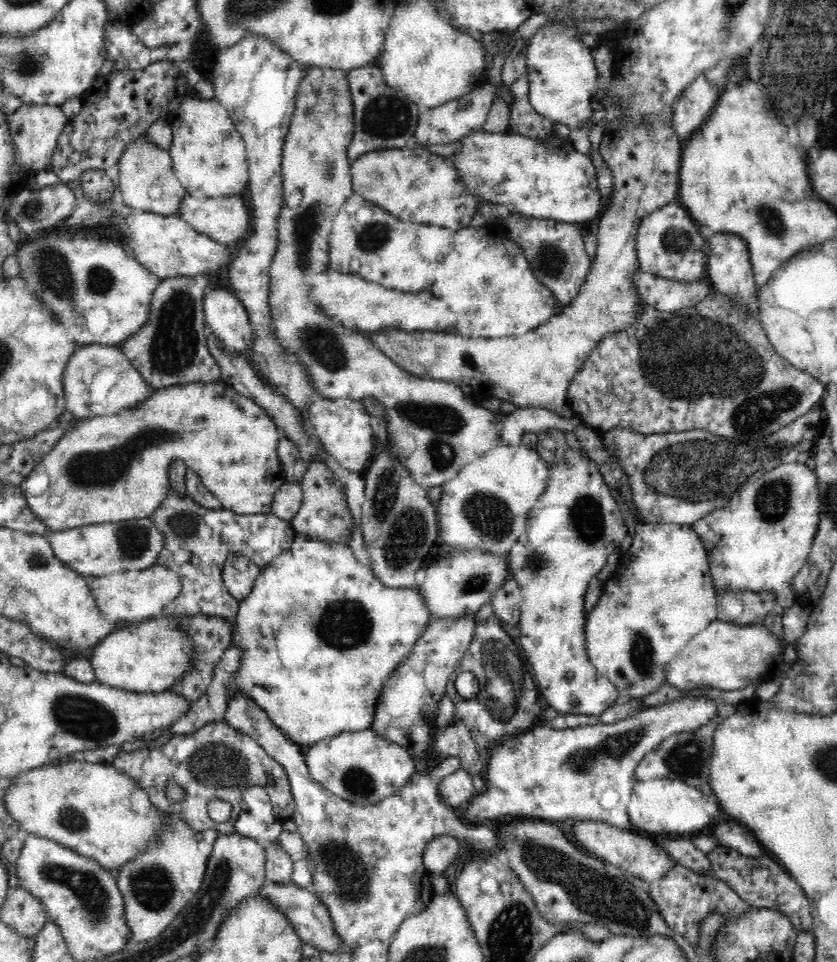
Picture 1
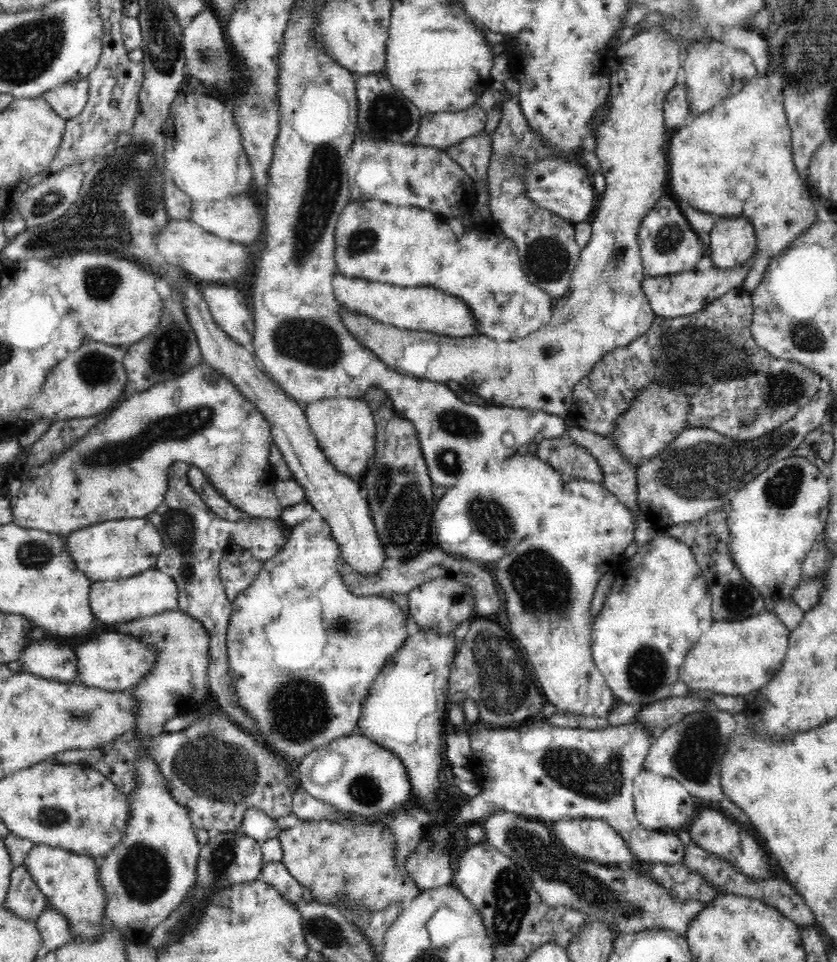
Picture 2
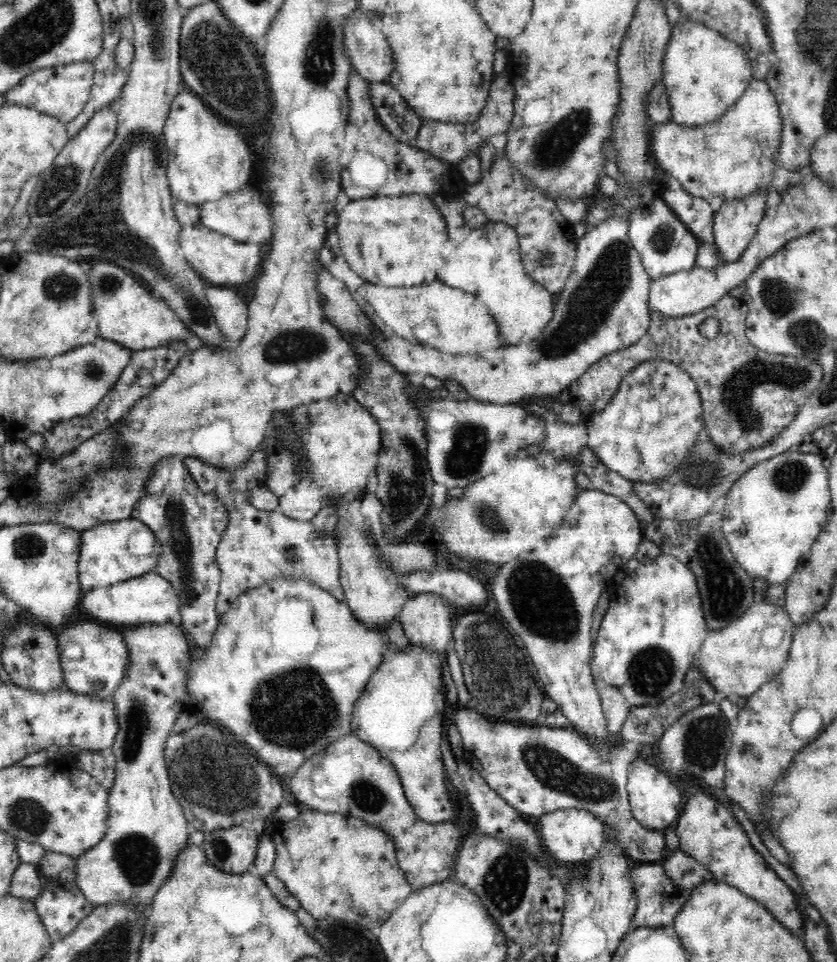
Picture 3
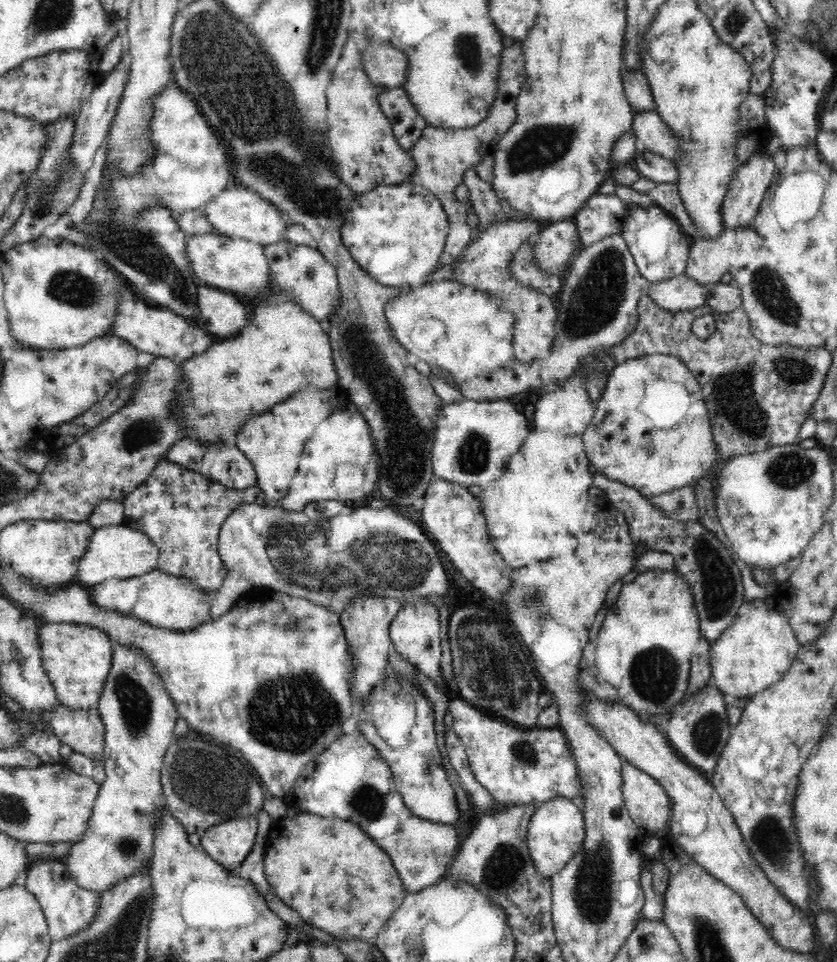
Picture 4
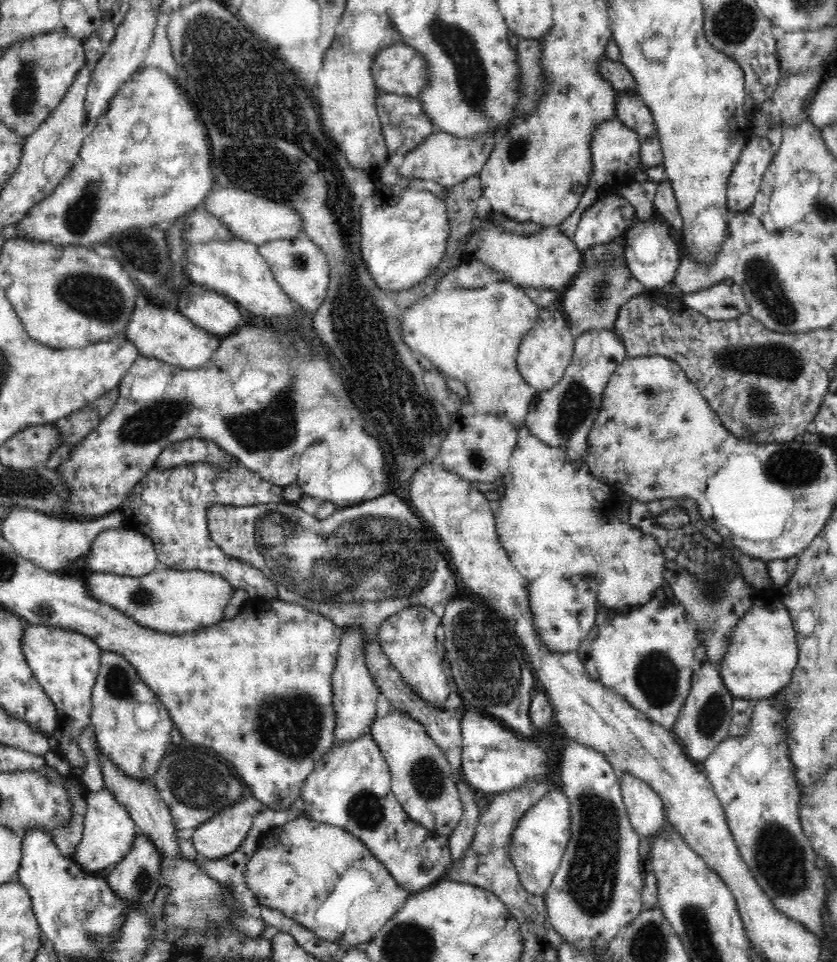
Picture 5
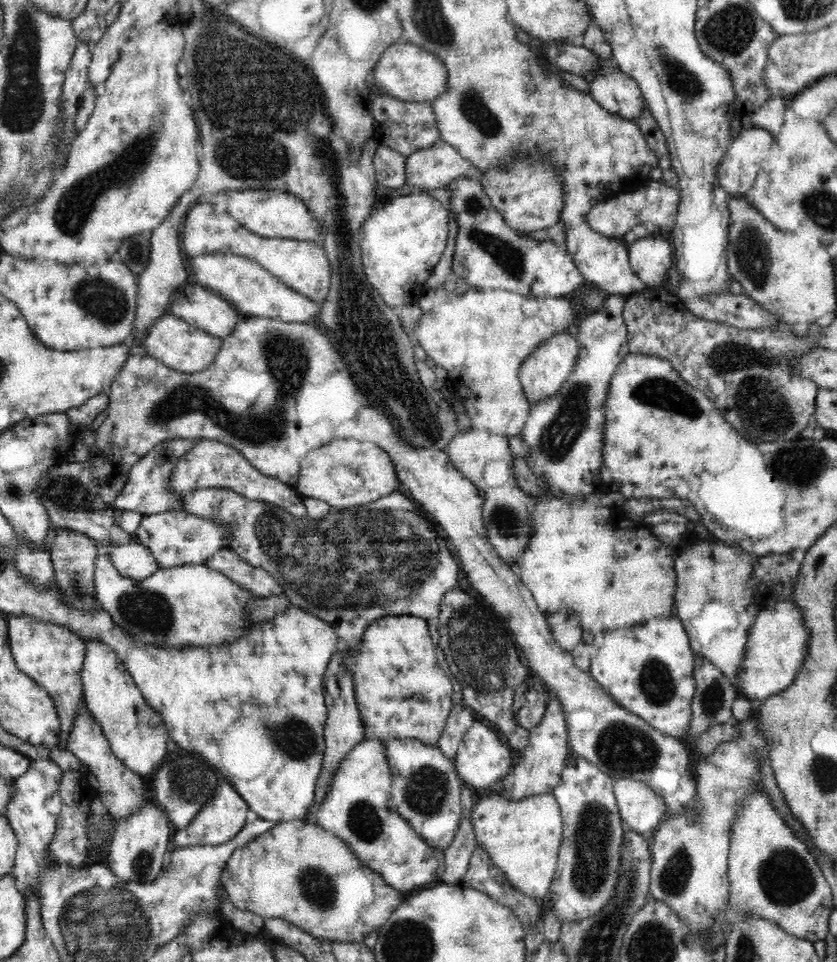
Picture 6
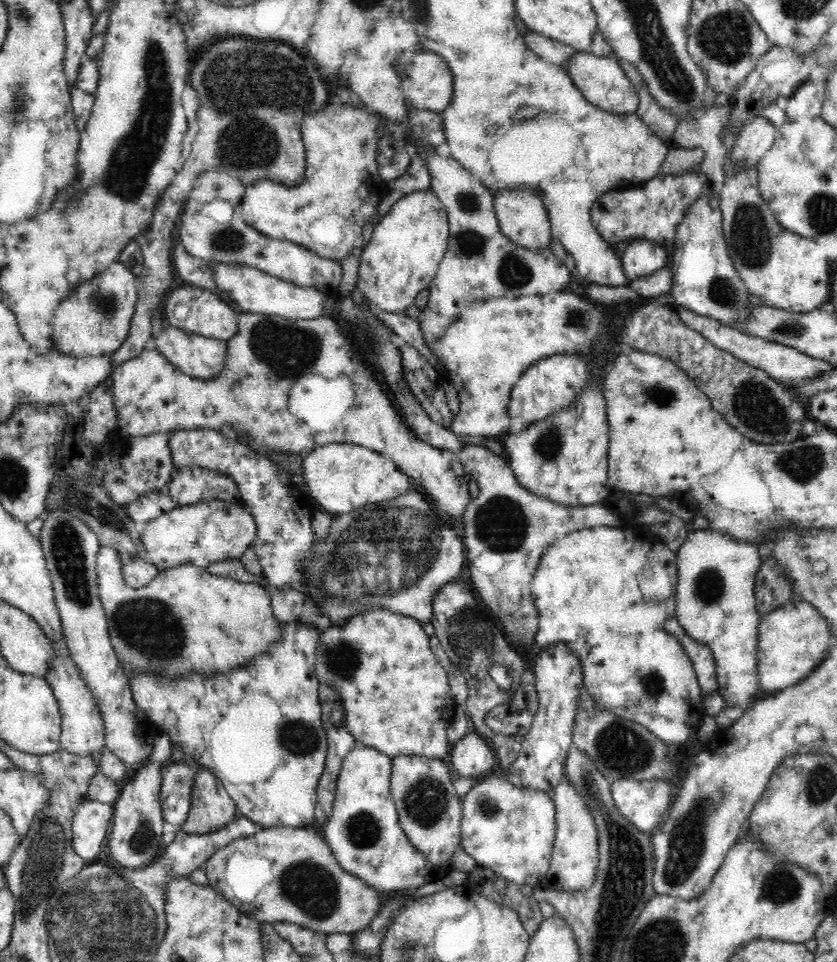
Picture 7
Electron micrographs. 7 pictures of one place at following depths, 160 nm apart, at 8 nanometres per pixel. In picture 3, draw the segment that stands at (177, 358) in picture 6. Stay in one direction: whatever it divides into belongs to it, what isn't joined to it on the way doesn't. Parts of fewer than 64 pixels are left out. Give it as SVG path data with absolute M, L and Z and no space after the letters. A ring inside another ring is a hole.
M95 259L91 261L91 264L90 281L92 281L92 286L90 289L92 289L92 300L94 300L94 308L97 312L98 336L108 340L112 339L133 351L158 348L158 346L166 346L172 342L186 342L193 346L198 344L196 334L184 325L184 322L162 299L154 298L149 289L126 269Z

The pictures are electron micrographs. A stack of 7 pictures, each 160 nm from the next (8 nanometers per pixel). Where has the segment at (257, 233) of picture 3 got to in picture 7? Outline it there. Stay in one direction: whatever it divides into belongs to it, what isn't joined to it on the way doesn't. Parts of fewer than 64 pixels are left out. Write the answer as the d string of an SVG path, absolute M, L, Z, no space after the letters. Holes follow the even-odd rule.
M346 103L329 104L303 118L302 136L307 162L304 180L298 186L290 188L266 179L247 186L241 200L245 223L269 238L292 242L316 253L318 257L342 262L362 239L365 228L372 224L372 216L377 213L379 203L389 192L388 182L380 177L376 163L376 148L382 135L380 120L381 116L378 114L370 114Z

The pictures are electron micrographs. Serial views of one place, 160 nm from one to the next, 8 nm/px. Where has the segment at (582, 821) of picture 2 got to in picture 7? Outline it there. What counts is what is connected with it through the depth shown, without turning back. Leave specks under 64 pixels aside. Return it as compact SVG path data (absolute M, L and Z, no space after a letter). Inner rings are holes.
M497 770L477 780L462 802L461 847L464 852L474 858L477 866L490 868L509 882L520 886L529 884L532 888L539 887L539 882L549 871L557 827L552 796L528 787L514 786L504 777L504 771Z

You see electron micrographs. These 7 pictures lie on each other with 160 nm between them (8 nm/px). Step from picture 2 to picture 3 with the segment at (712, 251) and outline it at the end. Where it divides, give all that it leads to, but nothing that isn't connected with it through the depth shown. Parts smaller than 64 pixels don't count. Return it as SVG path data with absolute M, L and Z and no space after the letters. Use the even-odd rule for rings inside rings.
M754 192L740 200L724 201L710 231L724 262L736 262L750 246L764 218L767 192Z

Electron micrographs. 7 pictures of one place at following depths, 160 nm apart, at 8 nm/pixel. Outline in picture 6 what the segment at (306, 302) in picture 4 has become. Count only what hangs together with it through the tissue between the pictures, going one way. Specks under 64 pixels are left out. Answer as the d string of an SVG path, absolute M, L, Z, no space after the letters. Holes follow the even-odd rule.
M200 204L189 209L187 218L182 224L181 246L187 259L215 253L230 253L251 258L288 288L312 299L318 306L322 306L328 296L332 267L322 244L293 239L264 238L236 223L228 212L216 216L208 204Z

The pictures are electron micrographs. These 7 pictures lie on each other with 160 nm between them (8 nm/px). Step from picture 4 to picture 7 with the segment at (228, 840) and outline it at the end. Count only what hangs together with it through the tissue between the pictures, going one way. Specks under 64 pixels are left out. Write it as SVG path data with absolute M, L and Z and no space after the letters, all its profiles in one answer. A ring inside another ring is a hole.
M195 766L192 806L180 828L186 833L206 834L226 826L238 810L219 778L212 771Z

